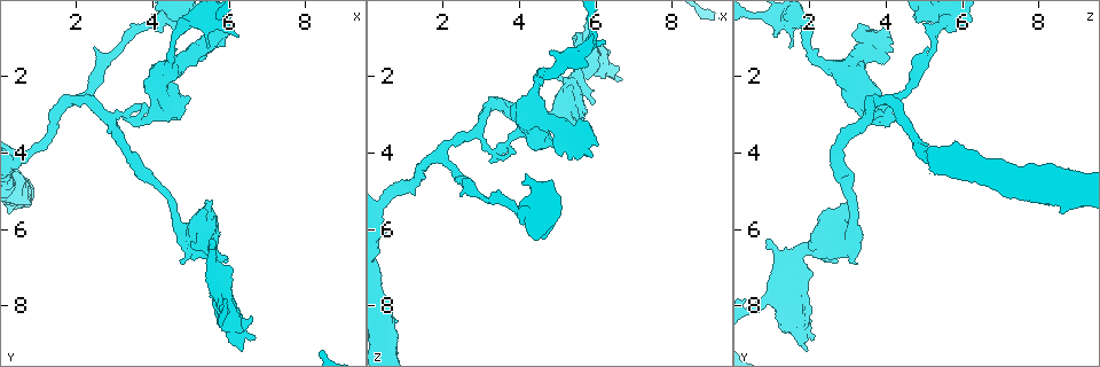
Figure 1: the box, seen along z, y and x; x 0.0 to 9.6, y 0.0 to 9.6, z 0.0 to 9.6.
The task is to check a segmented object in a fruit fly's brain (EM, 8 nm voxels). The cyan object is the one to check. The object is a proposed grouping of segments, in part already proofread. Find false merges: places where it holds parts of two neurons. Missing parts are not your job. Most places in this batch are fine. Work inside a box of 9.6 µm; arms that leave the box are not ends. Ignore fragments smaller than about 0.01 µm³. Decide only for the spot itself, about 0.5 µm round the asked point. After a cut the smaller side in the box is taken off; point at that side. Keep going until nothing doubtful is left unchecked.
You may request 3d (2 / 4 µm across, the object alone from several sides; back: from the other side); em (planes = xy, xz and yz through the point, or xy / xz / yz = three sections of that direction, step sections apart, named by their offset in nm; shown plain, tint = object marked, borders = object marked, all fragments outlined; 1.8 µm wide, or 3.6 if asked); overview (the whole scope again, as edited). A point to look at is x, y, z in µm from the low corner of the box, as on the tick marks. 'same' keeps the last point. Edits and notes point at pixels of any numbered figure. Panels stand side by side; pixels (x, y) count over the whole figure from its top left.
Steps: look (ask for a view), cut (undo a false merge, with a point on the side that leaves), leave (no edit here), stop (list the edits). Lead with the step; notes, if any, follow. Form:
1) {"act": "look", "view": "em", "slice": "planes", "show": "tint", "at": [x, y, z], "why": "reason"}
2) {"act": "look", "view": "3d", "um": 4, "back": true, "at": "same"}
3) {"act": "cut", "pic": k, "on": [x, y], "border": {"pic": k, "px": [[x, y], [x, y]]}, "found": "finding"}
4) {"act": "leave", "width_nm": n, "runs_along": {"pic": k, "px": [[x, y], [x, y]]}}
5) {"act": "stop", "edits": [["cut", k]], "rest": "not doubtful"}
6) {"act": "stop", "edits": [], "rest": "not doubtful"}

{"act": "look", "view": "3d", "um": 4, "at": [4.40, 2.70, 3.45], "why": "sudden change in width"}

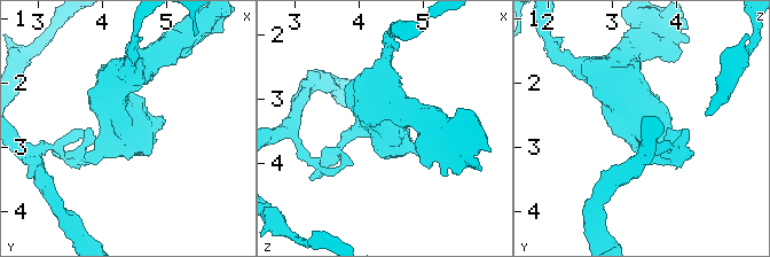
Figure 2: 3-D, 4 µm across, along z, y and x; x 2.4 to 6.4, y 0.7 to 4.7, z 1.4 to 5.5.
{"act": "look", "view": "em", "slice": "xz", "step": 8, "show": "tint", "at": [4.30, 2.75, 3.40]}

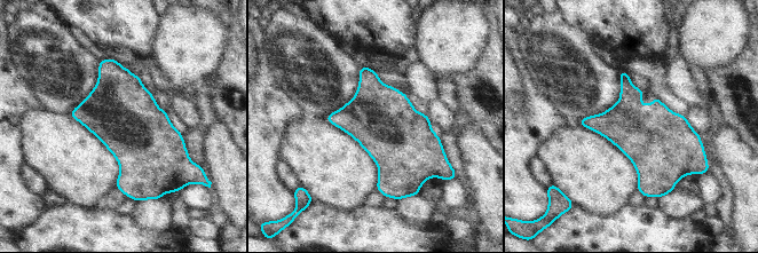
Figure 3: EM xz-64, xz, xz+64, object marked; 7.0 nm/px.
{"act": "leave", "width_nm": 440, "found": "continuous, no second neuron"}

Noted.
{"act": "look", "view": "em", "slice": "planes", "show": "borders", "at": [2.75, 3.00, 3.55], "why": "three-way junction"}

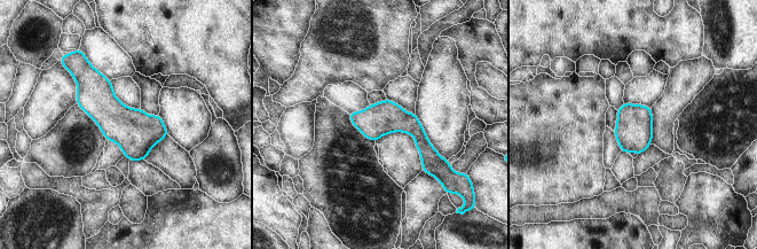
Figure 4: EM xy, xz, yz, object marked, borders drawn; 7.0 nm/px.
{"act": "leave", "width_nm": 220, "found": "one neuron here"}

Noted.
{"act": "look", "view": "em", "um": 3.6, "slice": "planes", "show": "tint", "at": [5.75, 7.60, 1.35], "why": "closes a loop"}

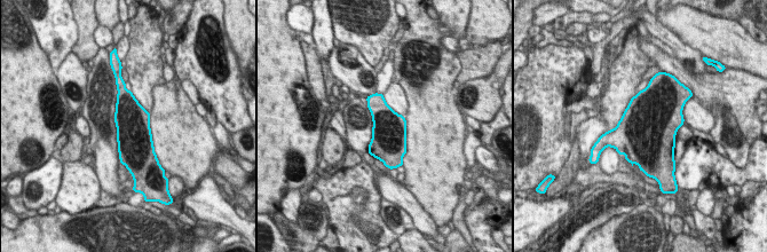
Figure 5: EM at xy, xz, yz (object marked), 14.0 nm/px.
{"act": "leave", "width_nm": 480, "found": "continuous, no second neuron"}

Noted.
{"act": "stop", "edits": [], "rest": "not doubtful"}

